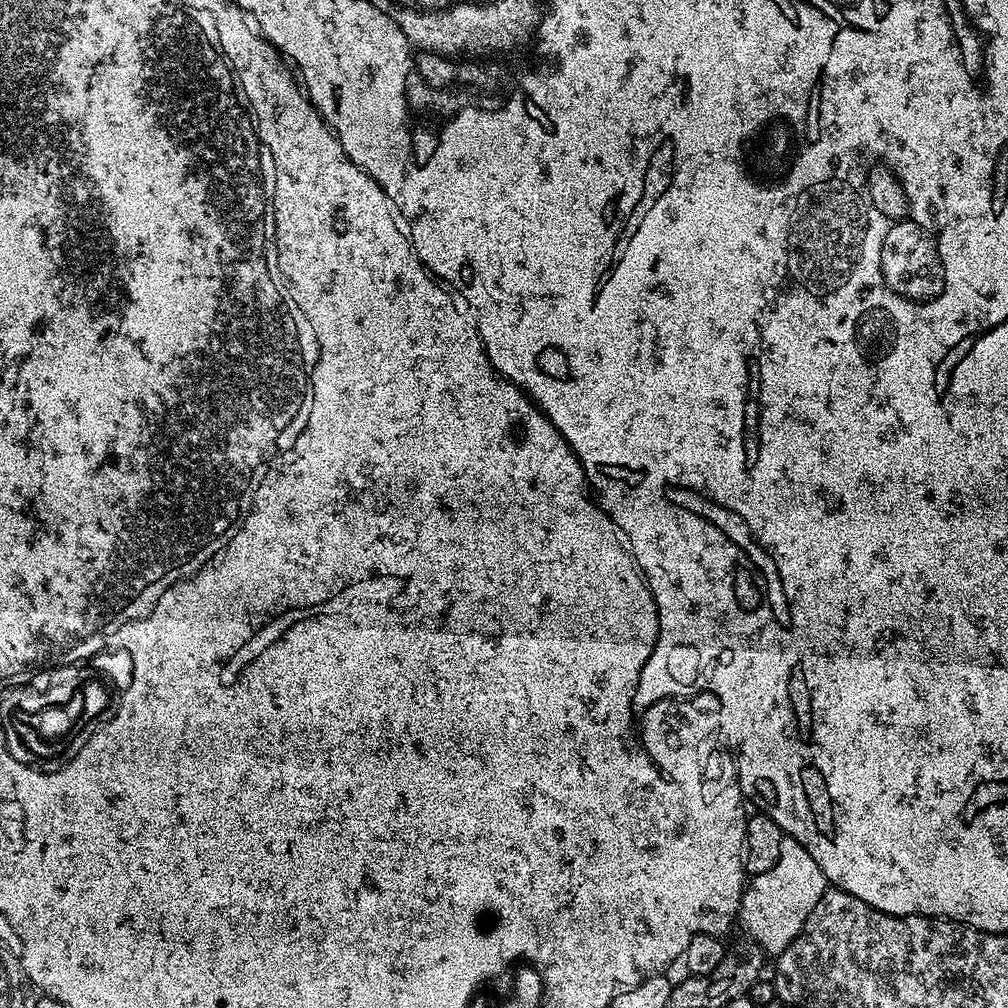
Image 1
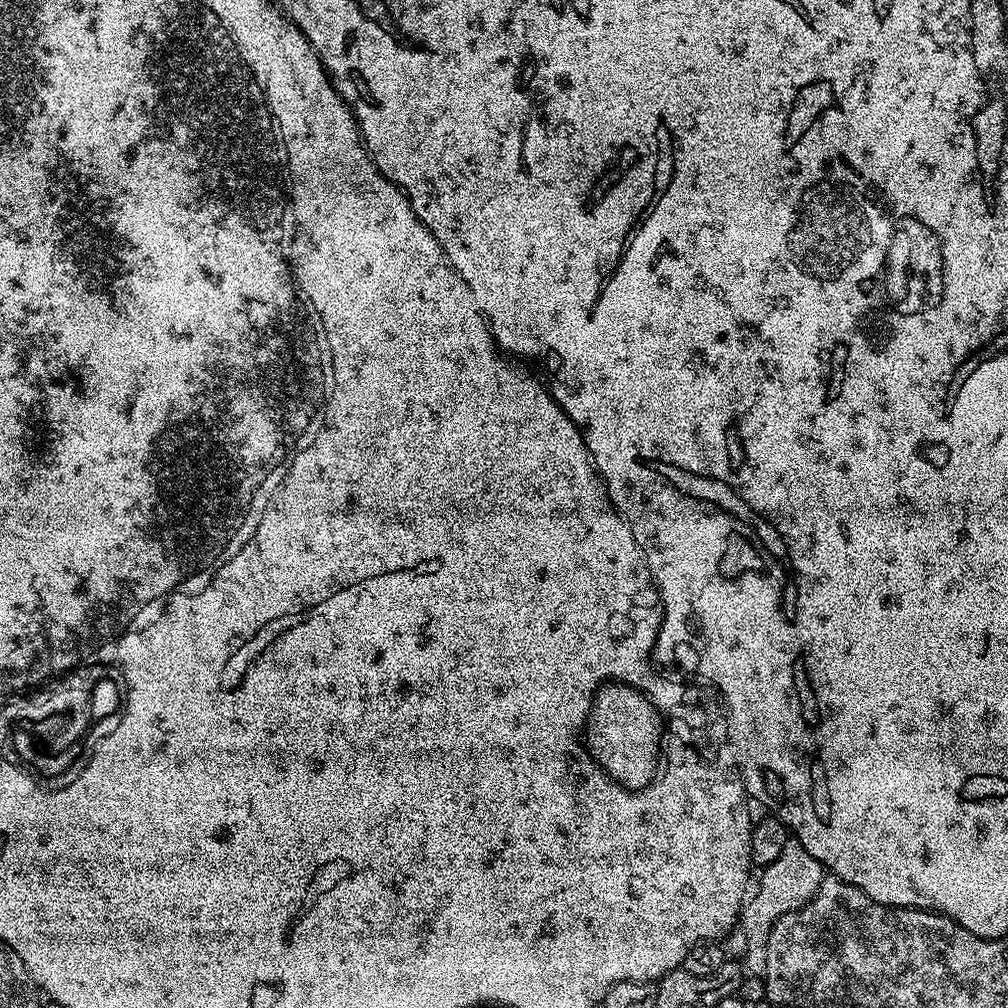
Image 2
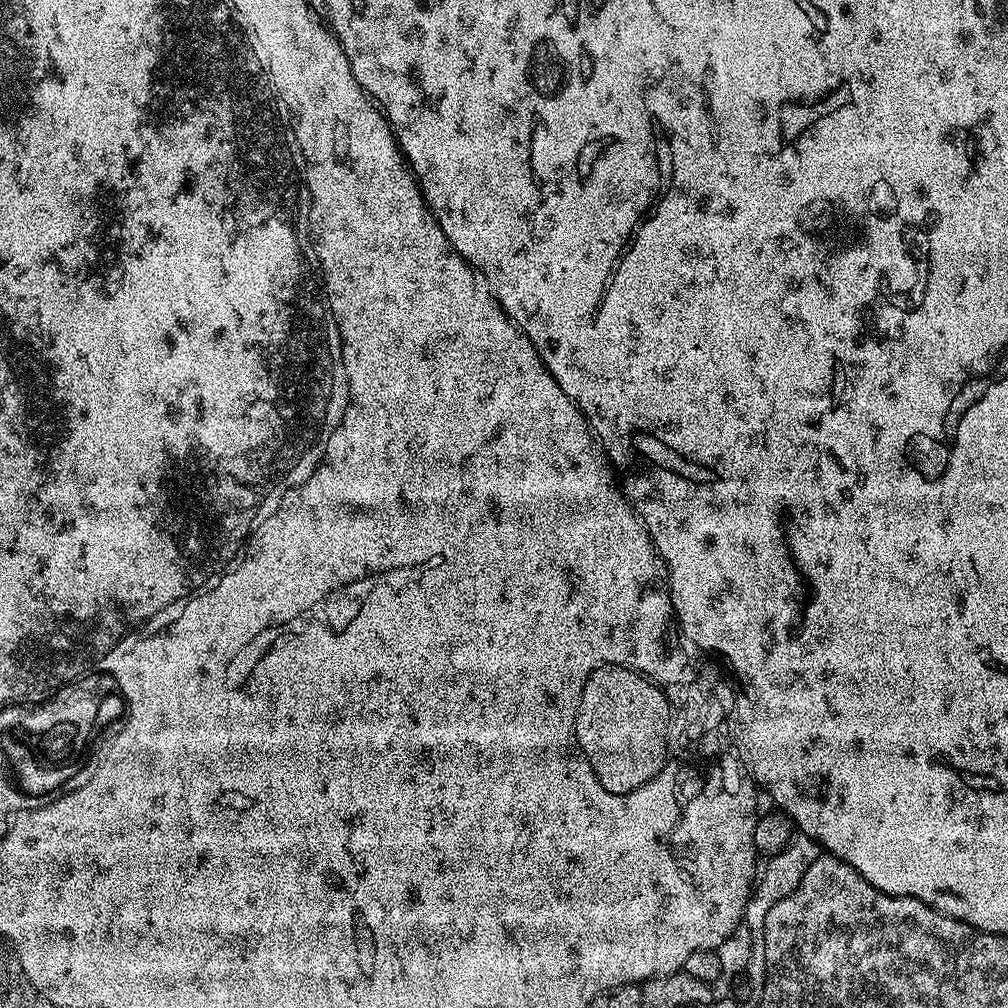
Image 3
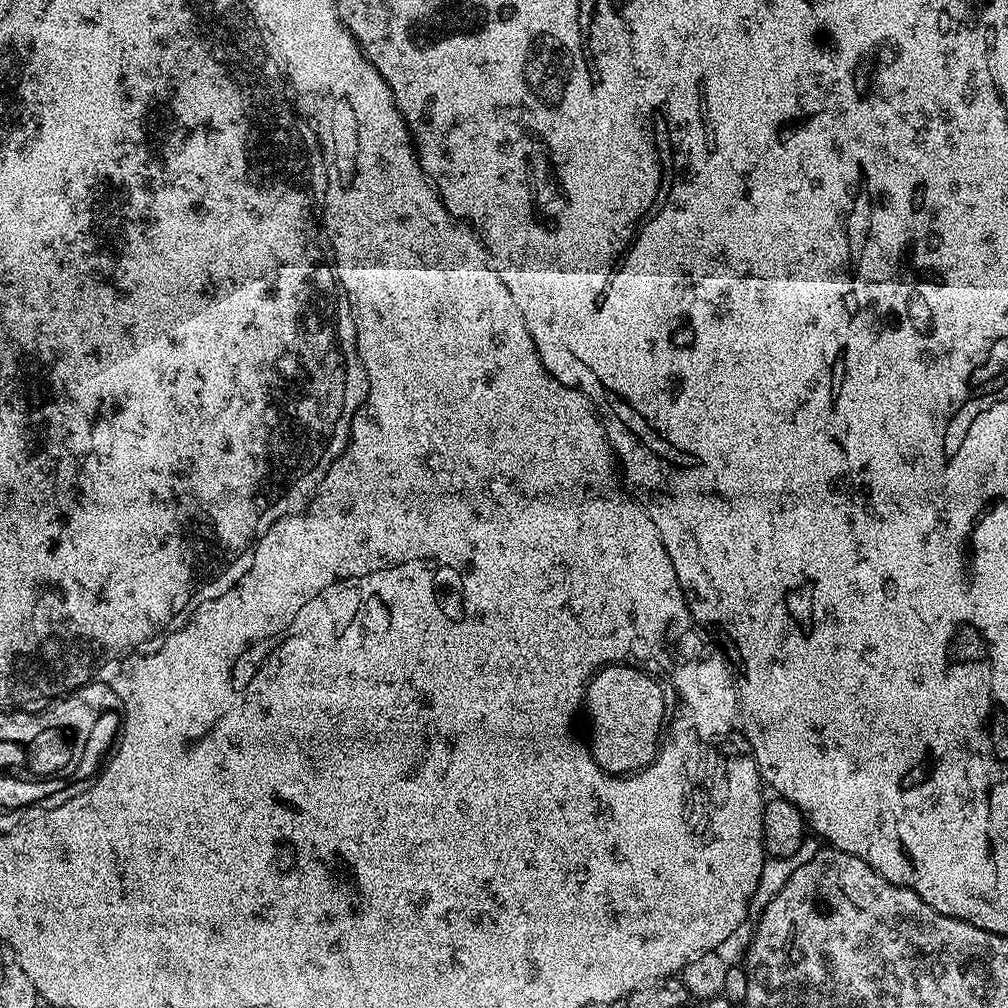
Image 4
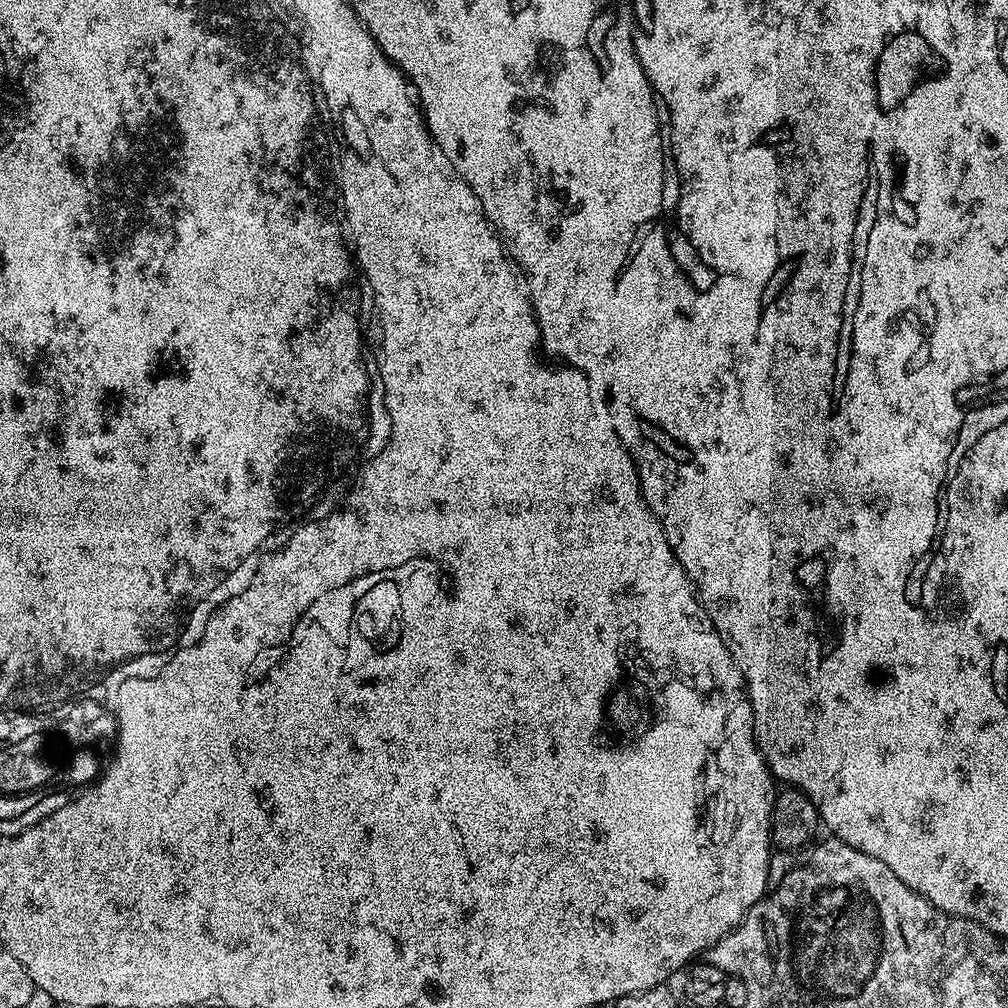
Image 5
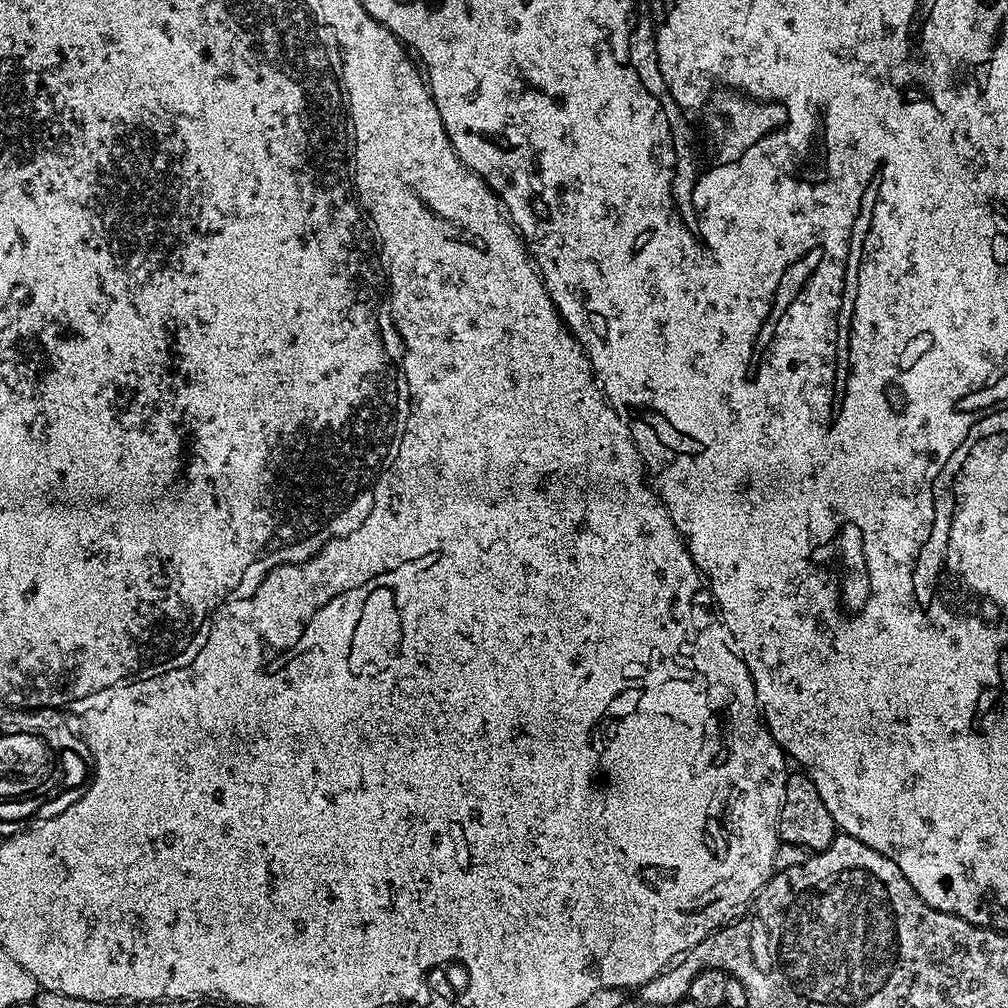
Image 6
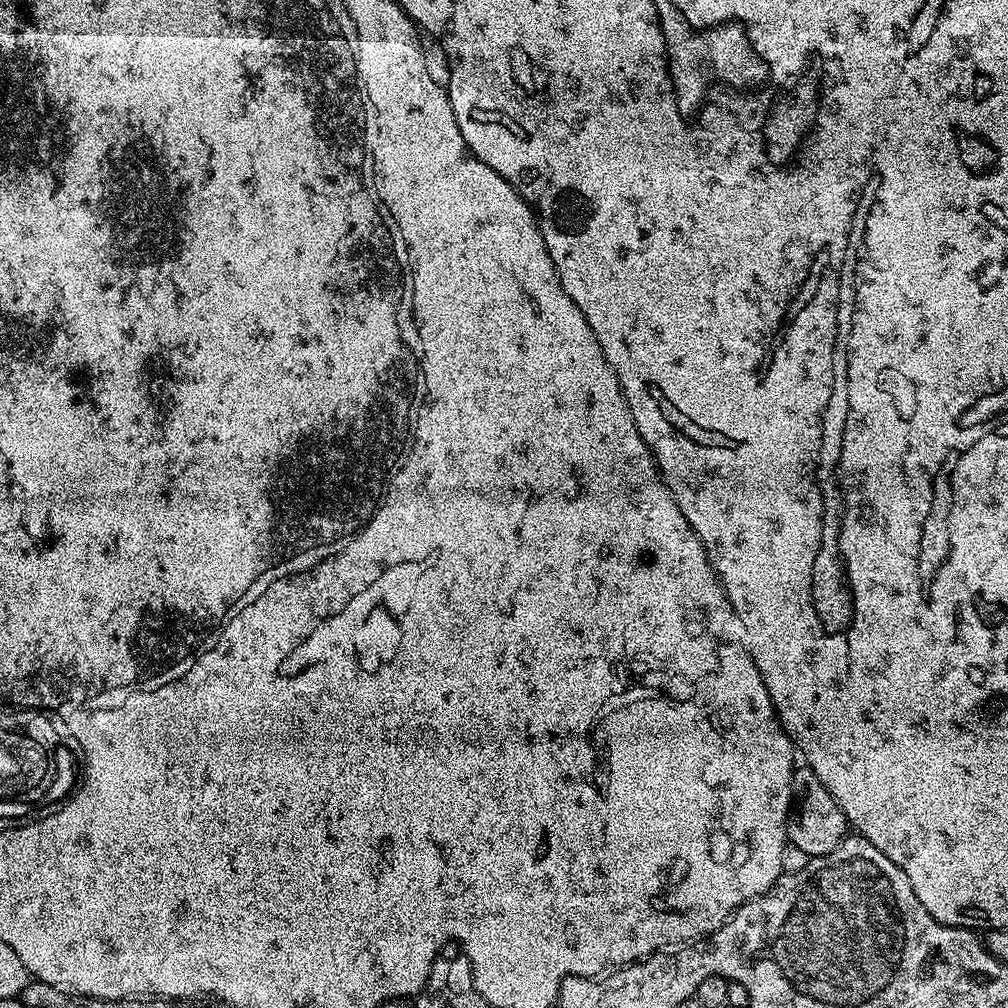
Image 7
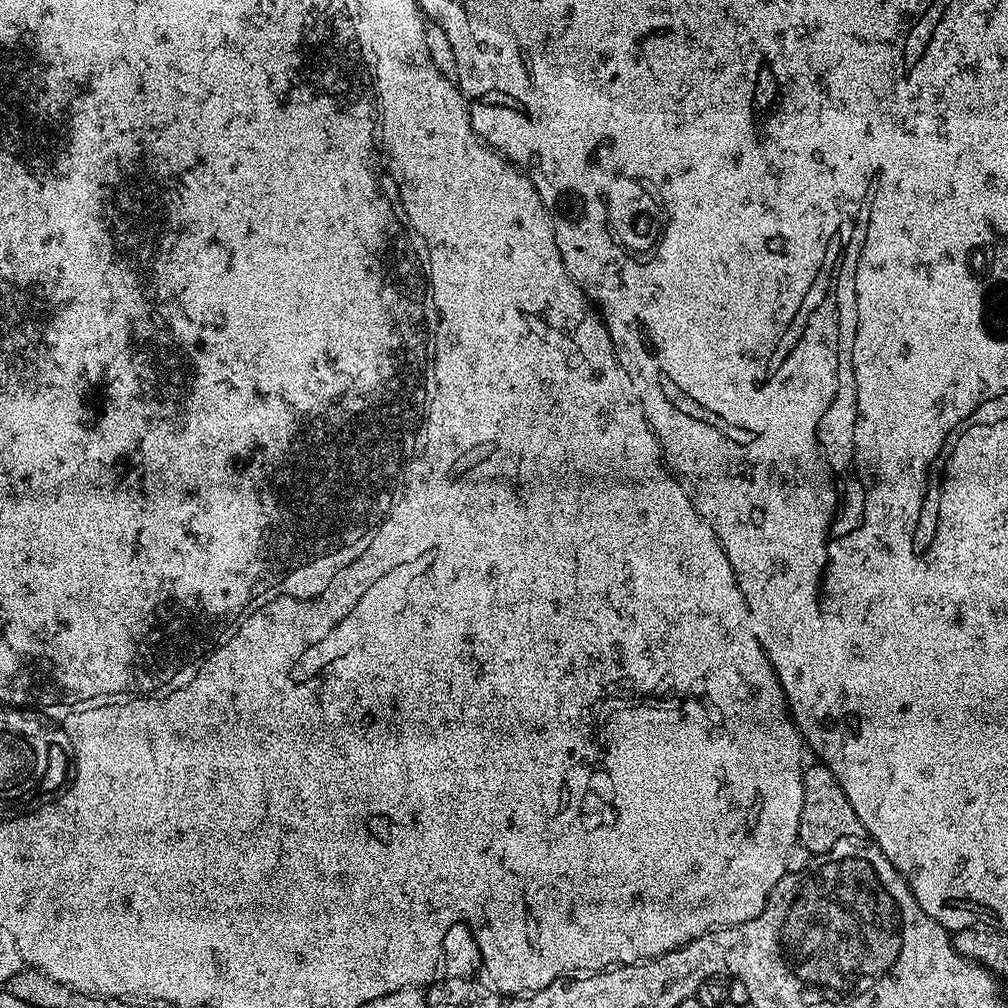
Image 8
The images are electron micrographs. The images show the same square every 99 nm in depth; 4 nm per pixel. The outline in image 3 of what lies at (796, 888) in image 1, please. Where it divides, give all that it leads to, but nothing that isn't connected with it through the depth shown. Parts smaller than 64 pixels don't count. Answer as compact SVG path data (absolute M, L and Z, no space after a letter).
M803 834L793 835L791 842L786 846L786 850L782 850L778 854L767 857L768 864L759 869L758 879L755 881L751 896L748 897L748 905L744 911L742 921L743 927L748 927L748 936L752 939L752 953L748 956L748 969L746 975L753 982L763 981L766 975L764 967L764 923L766 922L766 914L770 914L770 910L774 910L774 906L778 902L782 902L782 898L786 898L786 894L794 894L794 890L798 886L798 882L802 882L802 874L806 874L806 870L810 870L810 862L814 862L822 855L822 849L816 841Z

